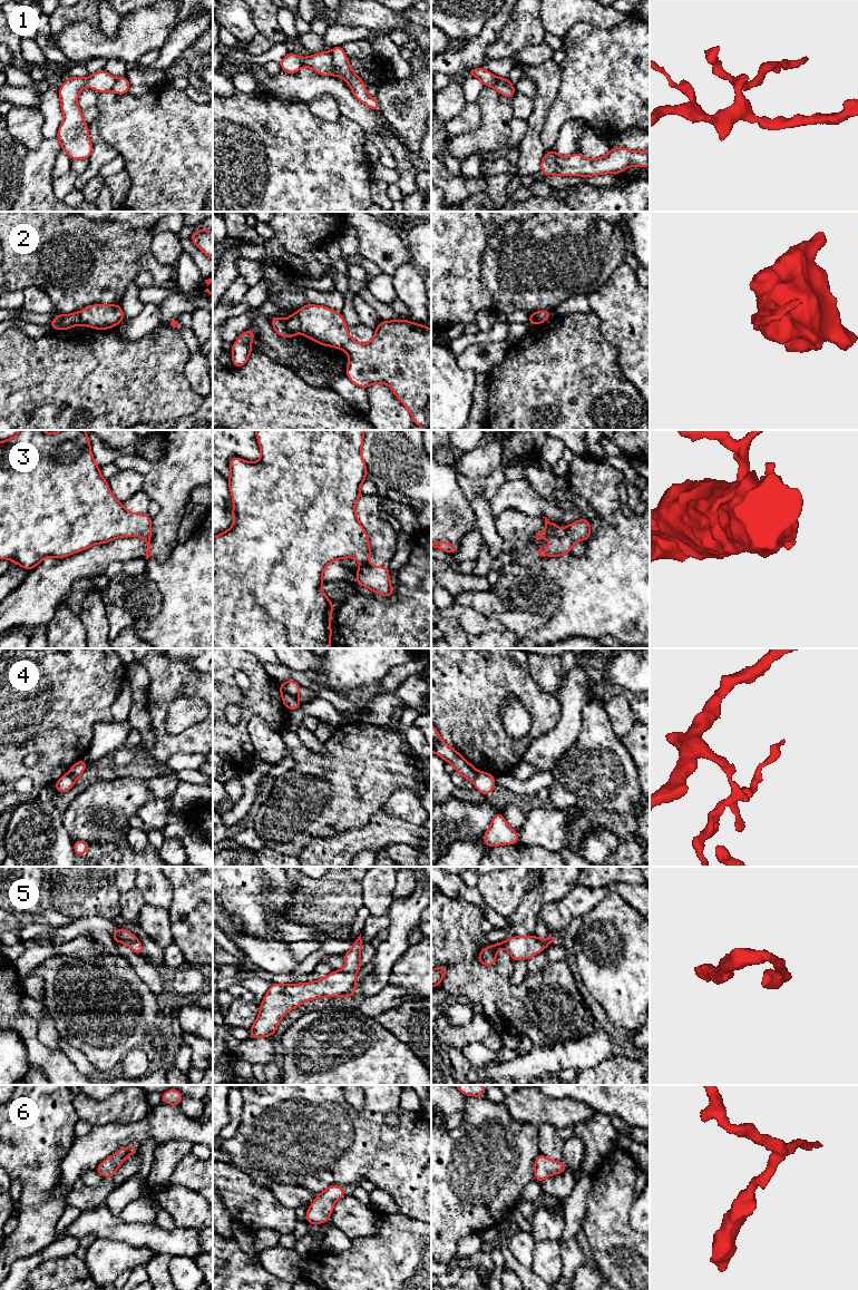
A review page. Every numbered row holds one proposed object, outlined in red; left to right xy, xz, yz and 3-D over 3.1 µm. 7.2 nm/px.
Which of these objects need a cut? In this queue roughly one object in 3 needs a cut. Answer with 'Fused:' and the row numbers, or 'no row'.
Fused: 1, 2, 3, 4

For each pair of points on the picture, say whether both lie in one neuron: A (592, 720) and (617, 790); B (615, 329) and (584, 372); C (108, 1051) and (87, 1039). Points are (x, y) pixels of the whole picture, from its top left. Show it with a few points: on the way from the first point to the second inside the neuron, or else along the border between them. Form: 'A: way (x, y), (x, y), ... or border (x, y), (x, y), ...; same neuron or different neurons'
A: way (596, 738), (597, 770), (600, 772); same neuron
B: border (597, 316), (600, 333), (616, 349), (618, 364); different neurons
C: way (103, 1045), (97, 1039), (93, 1039); same neuron

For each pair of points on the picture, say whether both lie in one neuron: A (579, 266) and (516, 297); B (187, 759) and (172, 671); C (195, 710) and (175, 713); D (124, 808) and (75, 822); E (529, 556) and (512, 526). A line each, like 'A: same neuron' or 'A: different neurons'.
A: same neuron
B: different neurons
C: same neuron
D: same neuron
E: same neuron

